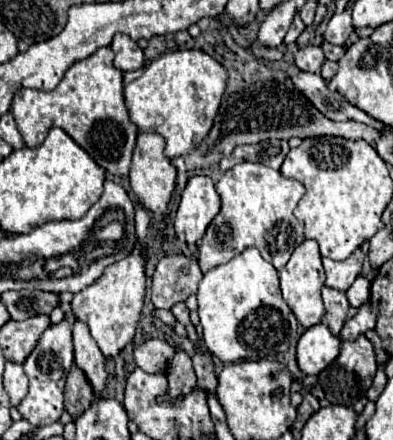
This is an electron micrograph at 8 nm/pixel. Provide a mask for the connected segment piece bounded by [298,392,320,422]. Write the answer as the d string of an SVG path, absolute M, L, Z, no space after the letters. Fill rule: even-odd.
M306 392L304 394L304 400L302 400L302 404L298 406L298 418L302 418L304 422L316 412L320 408L320 404L318 404L318 400L310 394L310 392Z

